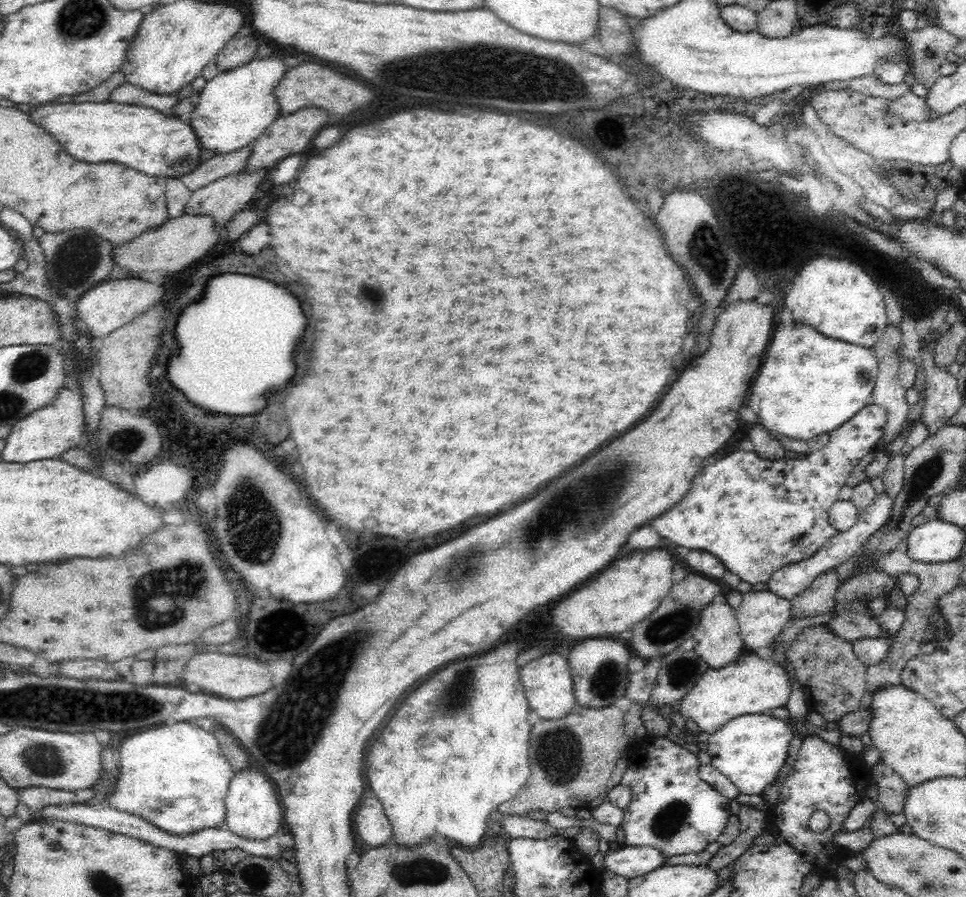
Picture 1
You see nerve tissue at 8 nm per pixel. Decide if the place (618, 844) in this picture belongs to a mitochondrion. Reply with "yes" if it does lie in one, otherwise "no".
no

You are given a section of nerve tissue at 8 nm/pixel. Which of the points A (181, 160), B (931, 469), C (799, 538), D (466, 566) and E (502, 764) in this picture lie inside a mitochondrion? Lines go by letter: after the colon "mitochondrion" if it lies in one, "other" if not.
A: mitochondrion
B: mitochondrion
C: mitochondrion
D: mitochondrion
E: other

